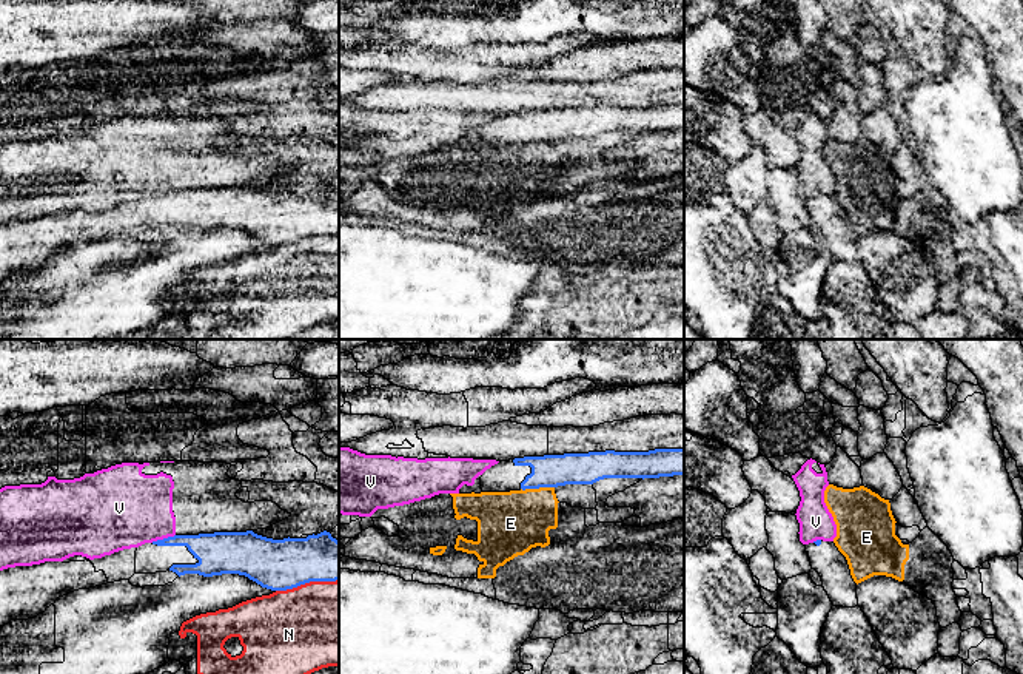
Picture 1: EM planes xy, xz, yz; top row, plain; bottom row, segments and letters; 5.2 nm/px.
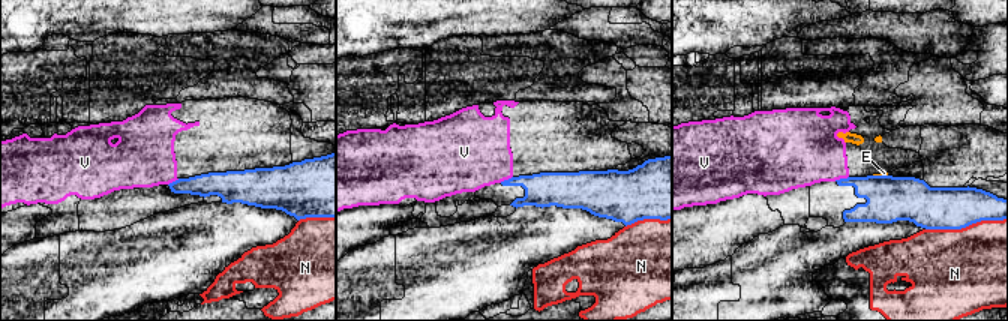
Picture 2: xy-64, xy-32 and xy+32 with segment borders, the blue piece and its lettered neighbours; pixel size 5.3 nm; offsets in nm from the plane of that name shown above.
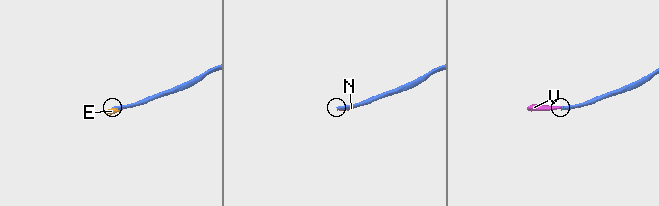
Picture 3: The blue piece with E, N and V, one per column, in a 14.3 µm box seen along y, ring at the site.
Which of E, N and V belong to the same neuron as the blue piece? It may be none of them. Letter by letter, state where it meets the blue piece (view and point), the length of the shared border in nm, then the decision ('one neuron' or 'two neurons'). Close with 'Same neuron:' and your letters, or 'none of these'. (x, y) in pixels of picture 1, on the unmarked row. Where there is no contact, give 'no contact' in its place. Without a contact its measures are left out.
E: xz (536, 142) | 180 nm | two neurons
N: xy (307, 236) | 340 nm | two neurons
V: xy (164, 193) | 130 nm | two neurons
Same neuron: none of these

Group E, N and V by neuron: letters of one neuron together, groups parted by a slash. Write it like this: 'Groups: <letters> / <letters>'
Groups: E / N / V

